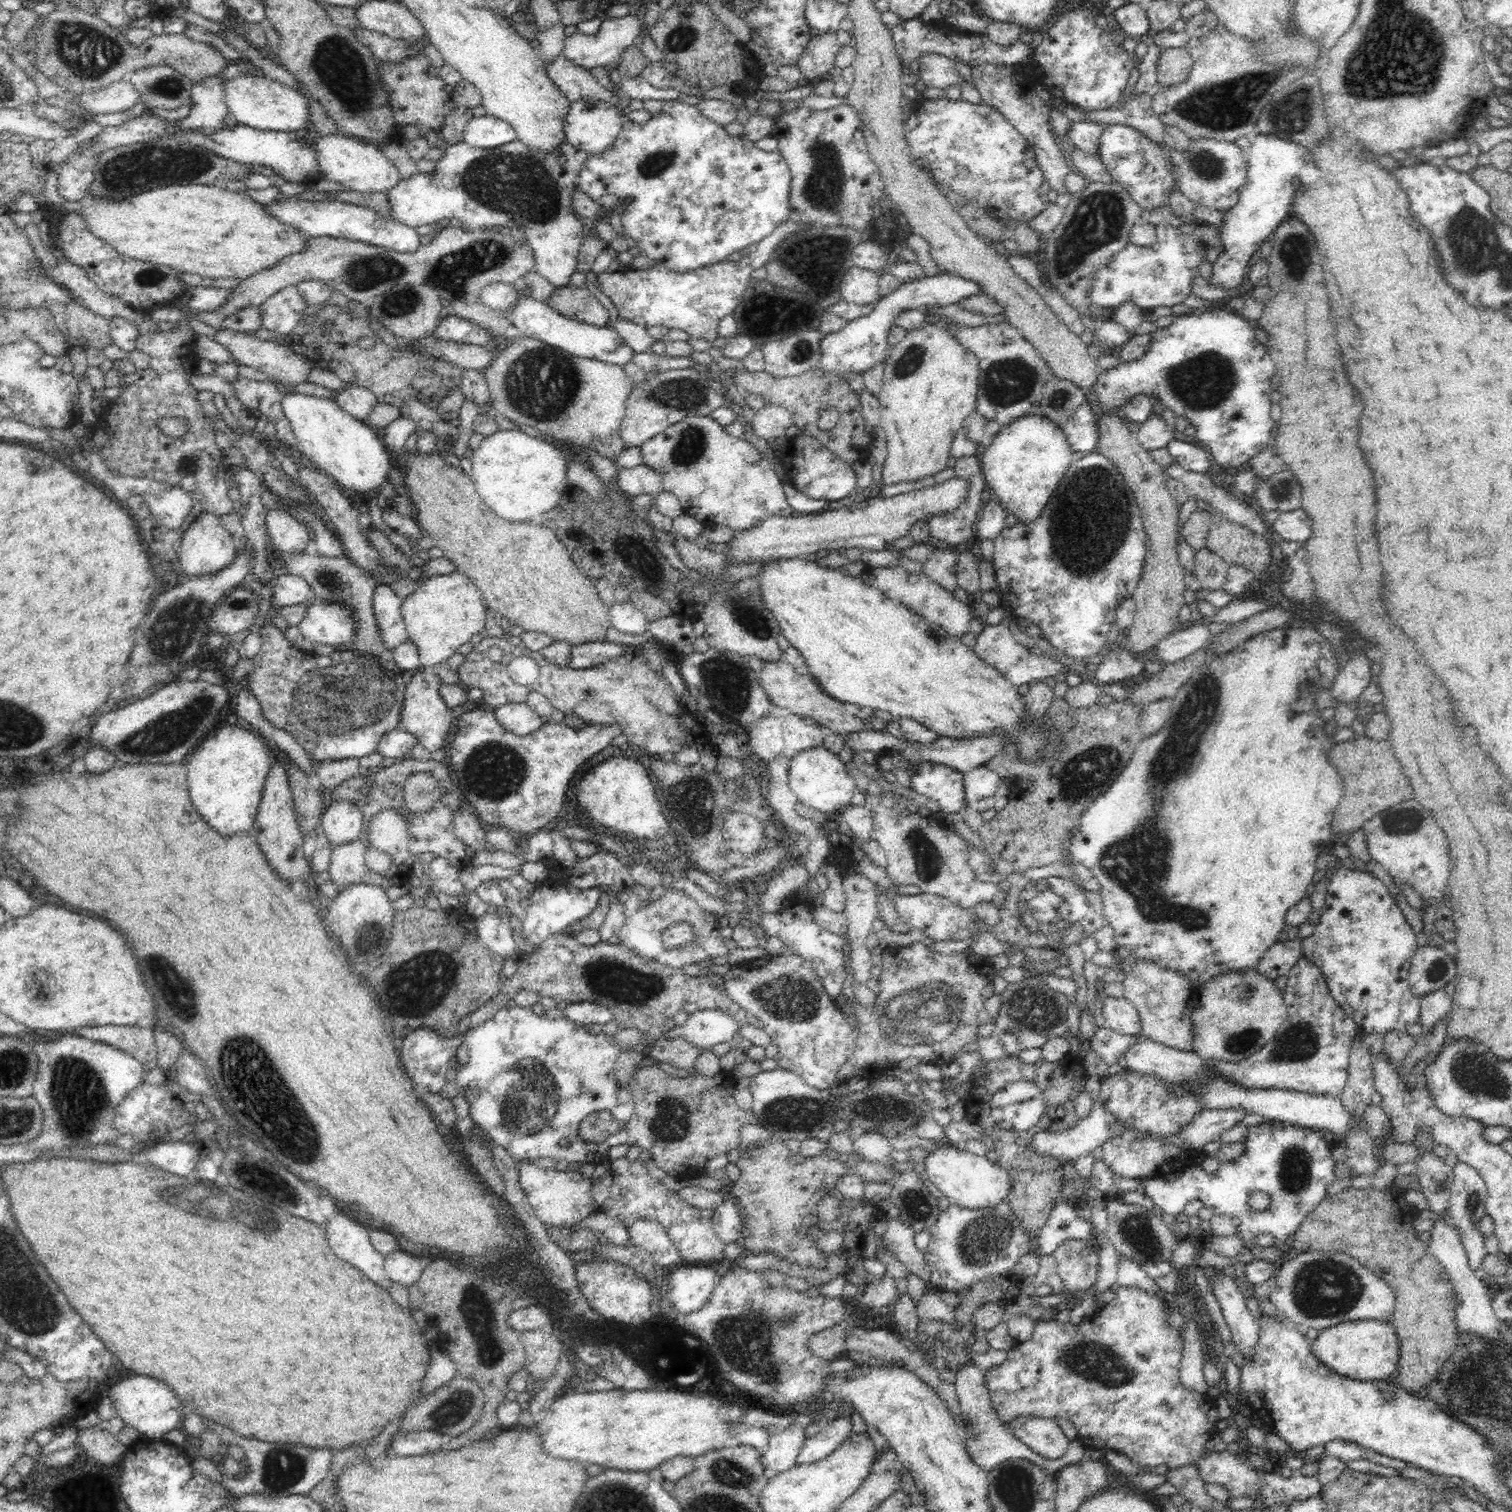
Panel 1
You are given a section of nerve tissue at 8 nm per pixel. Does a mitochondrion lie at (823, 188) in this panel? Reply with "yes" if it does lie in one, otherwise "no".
yes

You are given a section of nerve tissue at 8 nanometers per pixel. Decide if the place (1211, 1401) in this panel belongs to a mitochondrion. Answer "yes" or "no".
no

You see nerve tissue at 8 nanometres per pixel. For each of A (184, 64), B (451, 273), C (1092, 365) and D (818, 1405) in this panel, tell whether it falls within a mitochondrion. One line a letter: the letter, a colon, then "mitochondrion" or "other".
A: mitochondrion
B: mitochondrion
C: other
D: other

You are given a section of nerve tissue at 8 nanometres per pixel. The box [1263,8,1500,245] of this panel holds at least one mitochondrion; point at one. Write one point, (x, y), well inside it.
(1290, 113)

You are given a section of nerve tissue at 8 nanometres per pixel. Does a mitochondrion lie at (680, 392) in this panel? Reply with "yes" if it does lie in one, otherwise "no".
yes

